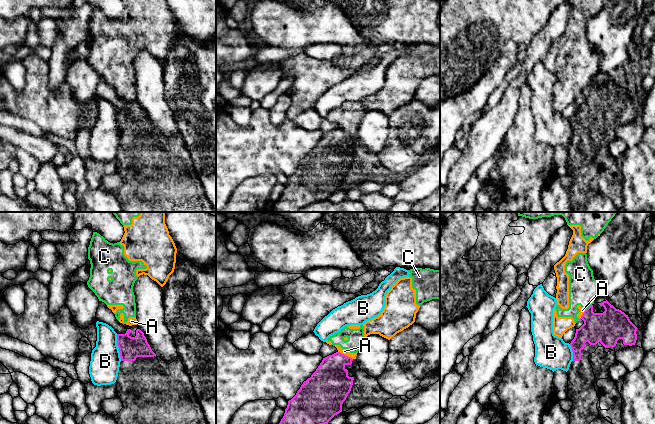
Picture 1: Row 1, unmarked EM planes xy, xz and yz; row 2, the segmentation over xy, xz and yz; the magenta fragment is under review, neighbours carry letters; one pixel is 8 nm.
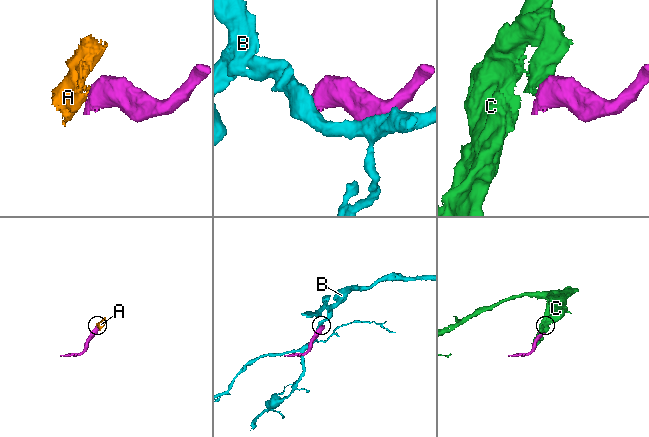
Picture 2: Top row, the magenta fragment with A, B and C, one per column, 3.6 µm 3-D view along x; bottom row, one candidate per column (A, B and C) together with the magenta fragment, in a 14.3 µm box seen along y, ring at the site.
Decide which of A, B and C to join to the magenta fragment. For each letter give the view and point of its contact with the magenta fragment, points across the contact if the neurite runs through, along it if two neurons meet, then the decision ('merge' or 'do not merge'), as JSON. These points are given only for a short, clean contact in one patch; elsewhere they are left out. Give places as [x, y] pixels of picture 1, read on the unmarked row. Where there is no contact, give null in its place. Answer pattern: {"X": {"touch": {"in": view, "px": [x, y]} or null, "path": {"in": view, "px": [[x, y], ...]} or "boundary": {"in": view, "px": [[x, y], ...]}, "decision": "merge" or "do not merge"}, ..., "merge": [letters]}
{"A": {"touch": {"in": "xz", "px": [345, 131]}, "boundary": {"in": "xz", "px": [[338, 127], [352, 135]]}, "decision": "do not merge"}, "B": {"touch": {"in": "xy", "px": [118, 123]}, "decision": "do not merge"}, "C": {"touch": {"in": "yz", "px": [588, 83]}, "boundary": {"in": "yz", "px": [[591, 80], [585, 86]]}, "decision": "do not merge"}, "merge": []}

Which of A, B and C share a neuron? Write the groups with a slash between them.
A C / B

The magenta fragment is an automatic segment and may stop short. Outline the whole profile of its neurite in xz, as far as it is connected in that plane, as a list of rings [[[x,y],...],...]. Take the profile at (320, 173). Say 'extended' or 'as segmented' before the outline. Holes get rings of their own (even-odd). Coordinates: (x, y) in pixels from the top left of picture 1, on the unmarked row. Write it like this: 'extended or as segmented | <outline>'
extended | [[[340,128],[323,134],[316,147],[288,177],[280,199],[270,206],[271,212],[298,212],[308,205],[328,200],[335,191],[342,188],[342,180],[351,167],[358,146],[360,142],[357,136]]]

